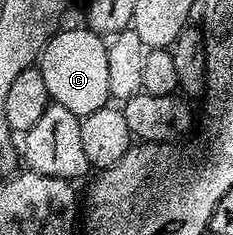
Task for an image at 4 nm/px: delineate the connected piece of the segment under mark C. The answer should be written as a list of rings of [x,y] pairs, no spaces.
[[[86,26],[56,31],[40,52],[37,66],[41,70],[41,78],[45,78],[45,87],[52,101],[73,110],[73,114],[82,118],[93,114],[93,110],[108,107],[112,99],[109,61],[105,55],[105,39],[99,33]]]

